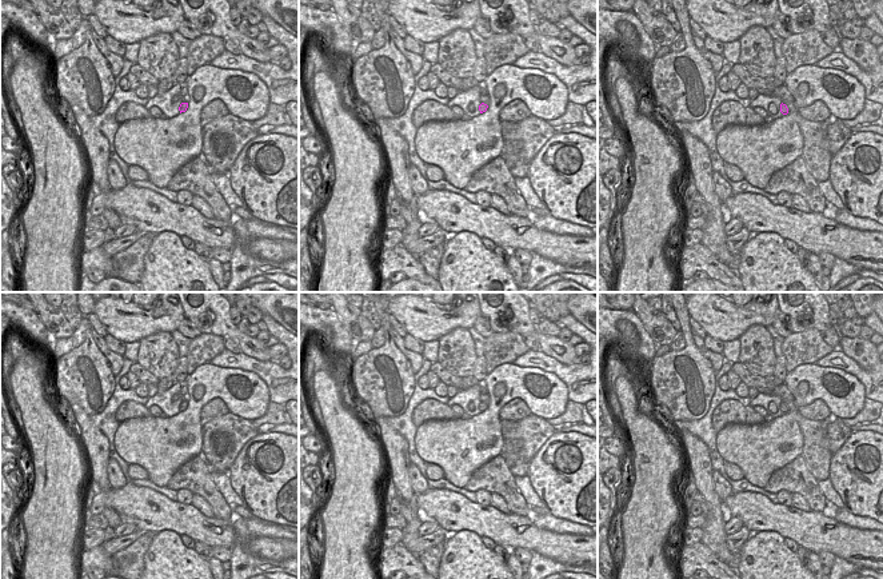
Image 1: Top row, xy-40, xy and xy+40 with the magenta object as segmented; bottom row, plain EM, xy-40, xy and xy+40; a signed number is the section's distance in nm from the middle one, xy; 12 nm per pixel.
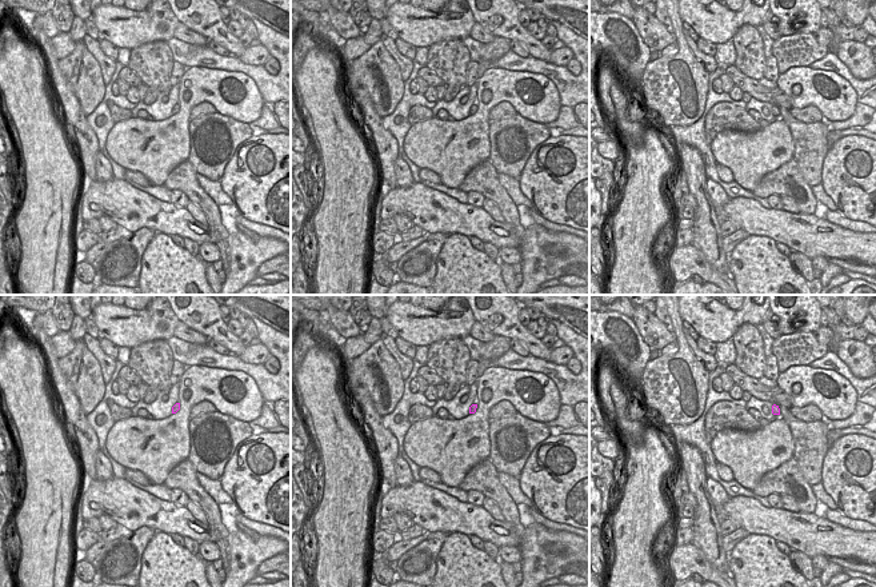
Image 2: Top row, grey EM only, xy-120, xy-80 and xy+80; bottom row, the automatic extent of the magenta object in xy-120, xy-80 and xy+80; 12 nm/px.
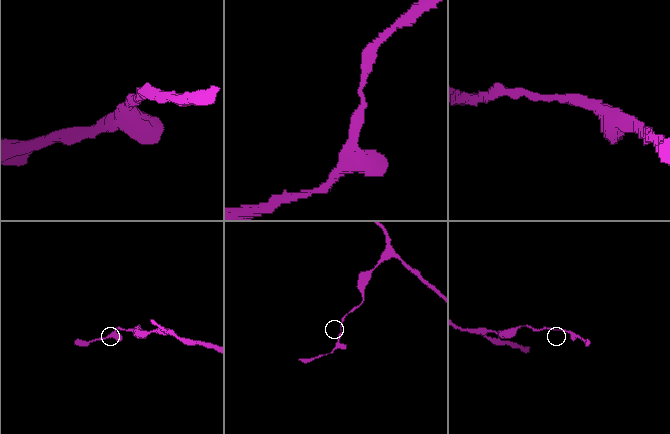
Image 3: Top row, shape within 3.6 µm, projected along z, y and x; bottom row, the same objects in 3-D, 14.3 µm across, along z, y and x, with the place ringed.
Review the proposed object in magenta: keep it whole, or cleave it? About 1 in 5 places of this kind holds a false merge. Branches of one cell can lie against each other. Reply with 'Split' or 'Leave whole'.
Leave whole

